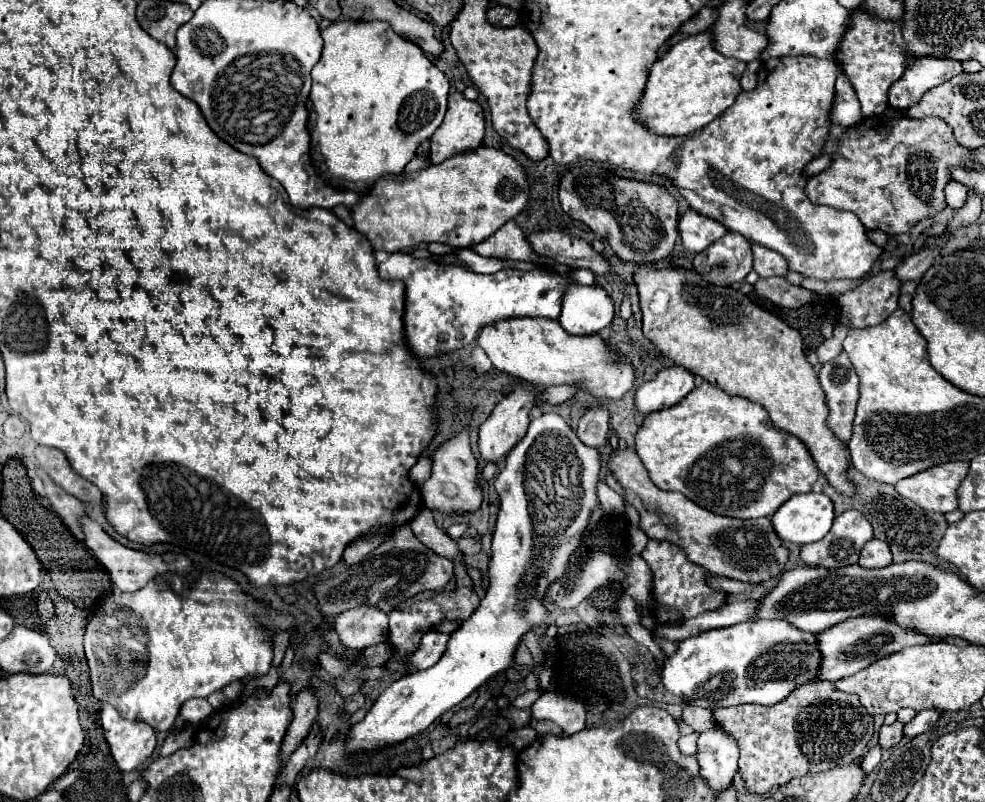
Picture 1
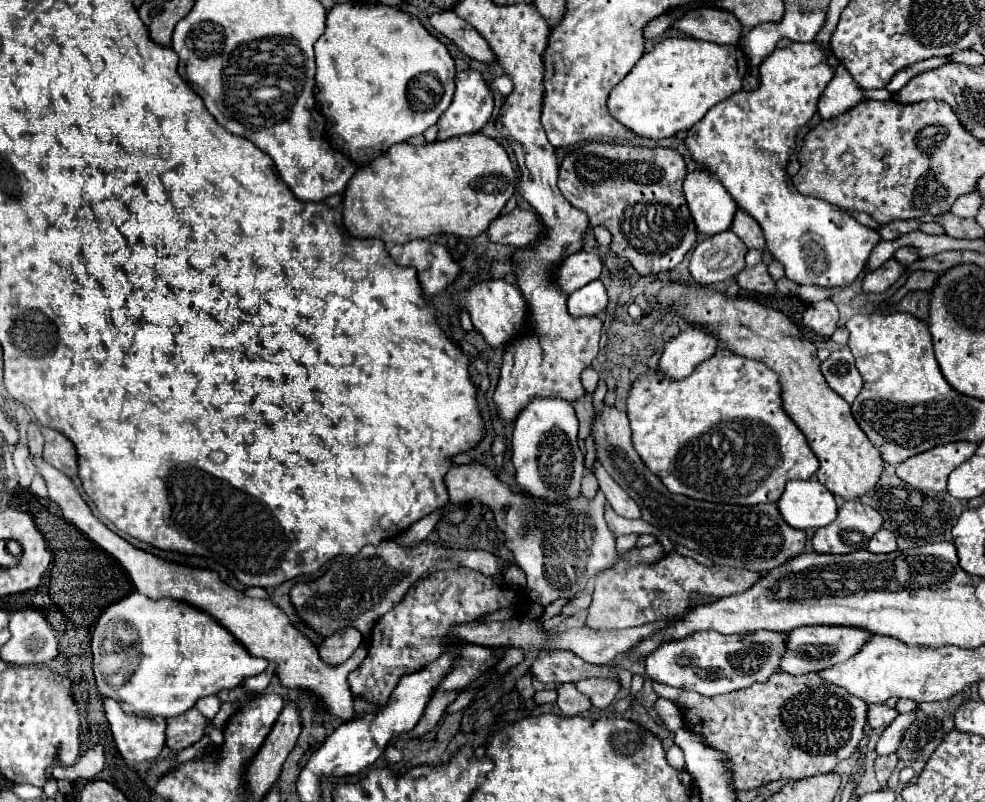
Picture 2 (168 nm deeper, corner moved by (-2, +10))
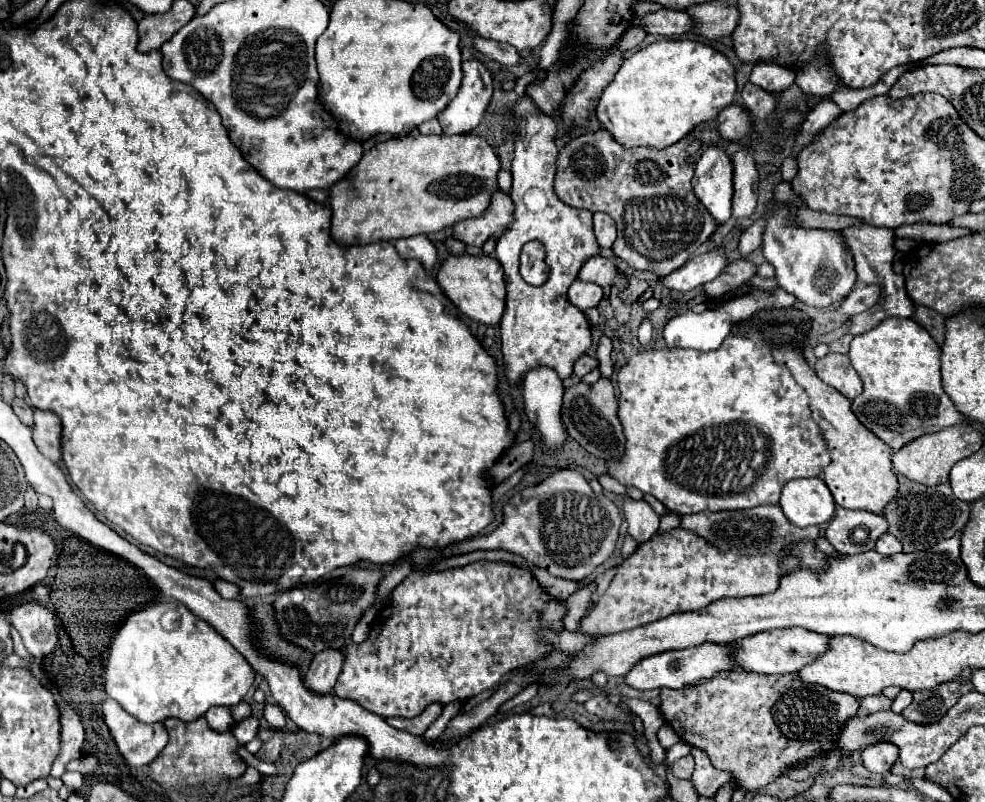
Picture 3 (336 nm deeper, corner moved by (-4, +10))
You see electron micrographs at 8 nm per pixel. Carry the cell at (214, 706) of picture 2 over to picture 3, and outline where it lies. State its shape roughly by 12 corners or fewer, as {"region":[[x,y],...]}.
{"region":[[229,708],[207,710],[205,720],[215,732],[227,732],[235,724]]}

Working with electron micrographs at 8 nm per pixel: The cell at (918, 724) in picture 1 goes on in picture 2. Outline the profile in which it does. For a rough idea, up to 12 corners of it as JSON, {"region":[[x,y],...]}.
{"region":[[917,708],[899,714],[881,734],[877,754],[893,754]]}

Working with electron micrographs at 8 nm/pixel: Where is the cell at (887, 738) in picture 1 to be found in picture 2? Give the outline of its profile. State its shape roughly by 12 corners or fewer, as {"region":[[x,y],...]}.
{"region":[[871,704],[867,714],[871,728],[887,728],[897,710],[887,704]]}

